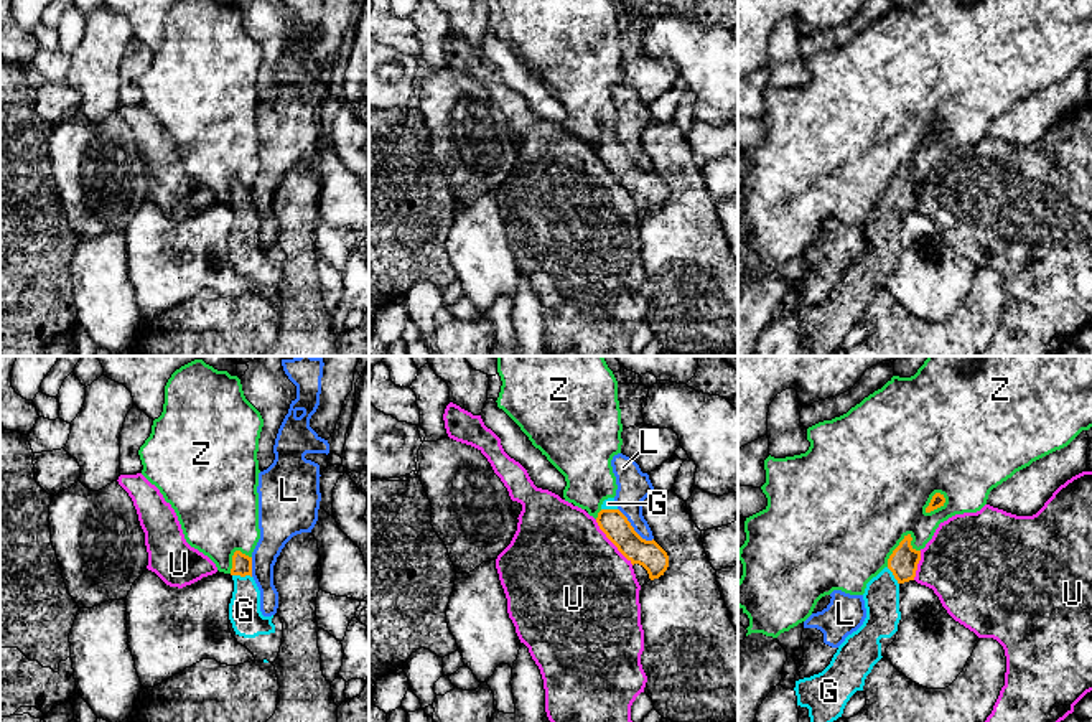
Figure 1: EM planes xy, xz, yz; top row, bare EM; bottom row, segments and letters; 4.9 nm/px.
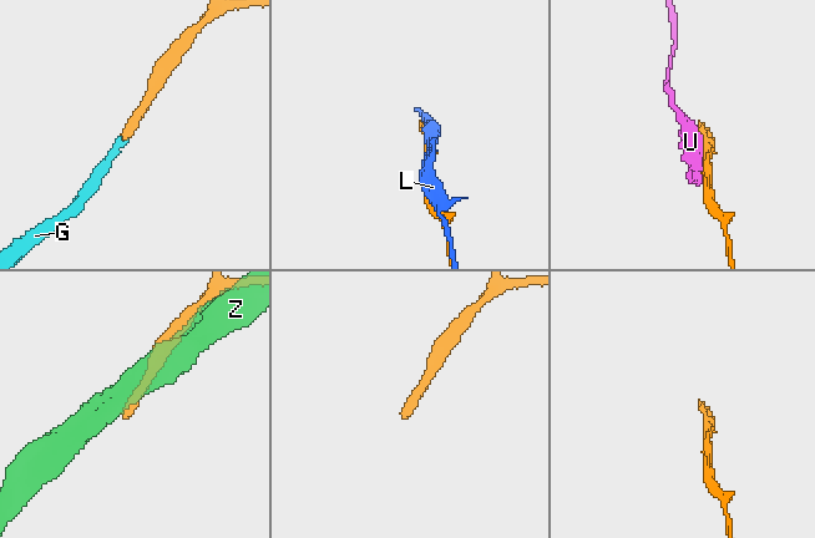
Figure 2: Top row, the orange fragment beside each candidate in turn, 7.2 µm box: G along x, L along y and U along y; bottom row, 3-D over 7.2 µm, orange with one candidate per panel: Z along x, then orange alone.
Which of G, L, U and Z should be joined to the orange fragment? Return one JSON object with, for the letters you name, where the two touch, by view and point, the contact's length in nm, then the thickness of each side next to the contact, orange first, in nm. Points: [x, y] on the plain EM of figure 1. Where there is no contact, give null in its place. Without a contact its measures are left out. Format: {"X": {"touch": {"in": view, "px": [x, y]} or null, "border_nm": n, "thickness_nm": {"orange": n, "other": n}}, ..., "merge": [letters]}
{"G": {"touch": {"in": "xy", "px": [242, 206]}, "border_nm": 100, "thickness_nm": {"orange": 100, "other": 160}}, "merge": ["G"]}

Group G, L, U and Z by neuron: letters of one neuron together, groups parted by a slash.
G / L / U / Z

